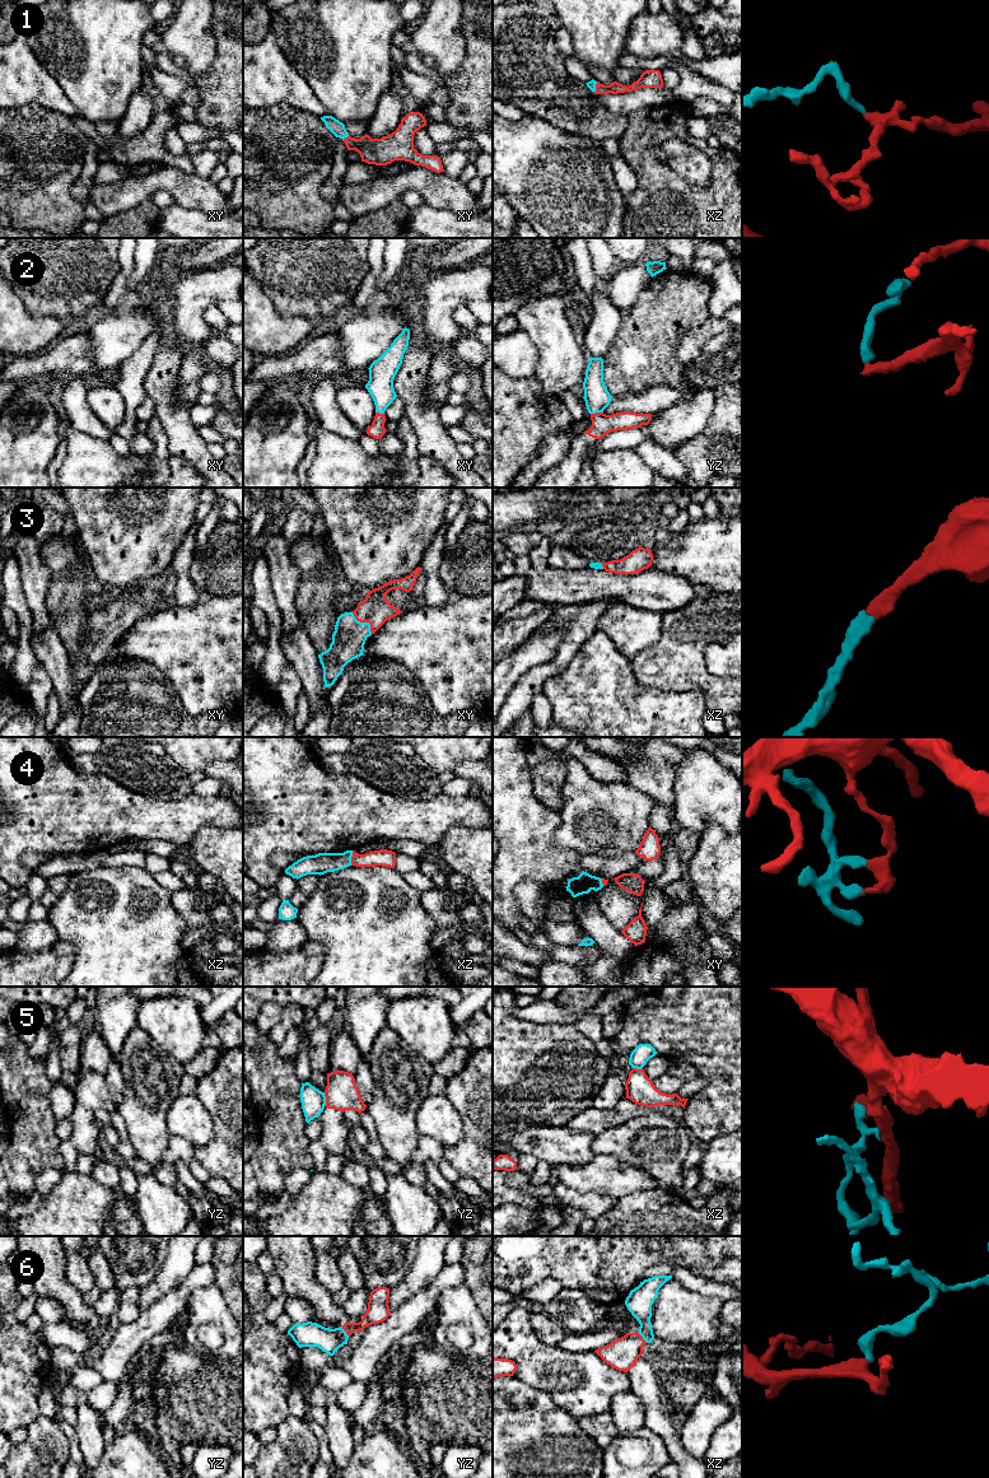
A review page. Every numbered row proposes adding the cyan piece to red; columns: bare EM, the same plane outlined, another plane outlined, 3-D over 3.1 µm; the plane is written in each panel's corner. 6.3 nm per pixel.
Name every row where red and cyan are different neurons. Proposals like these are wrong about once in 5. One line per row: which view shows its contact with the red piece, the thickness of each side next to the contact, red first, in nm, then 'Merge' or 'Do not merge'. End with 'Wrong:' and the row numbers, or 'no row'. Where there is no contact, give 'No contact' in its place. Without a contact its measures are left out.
1: Touches red in xy. Thickness 180 nm (red) against 90 nm. Merge
2: Touches red in yz. Thickness 140 nm (red) against 160 nm. Merge
3: Touches red in xy. Thickness 190 nm (red) against 200 nm. Merge
4: Touches red in xz. Thickness 110 nm (red) against 140 nm. Merge
5: Touches red in yz. Thickness 220 nm (red) against 150 nm. Do not merge
6: Touches red in yz. Thickness 140 nm (red) against 160 nm. Merge
Wrong: 5

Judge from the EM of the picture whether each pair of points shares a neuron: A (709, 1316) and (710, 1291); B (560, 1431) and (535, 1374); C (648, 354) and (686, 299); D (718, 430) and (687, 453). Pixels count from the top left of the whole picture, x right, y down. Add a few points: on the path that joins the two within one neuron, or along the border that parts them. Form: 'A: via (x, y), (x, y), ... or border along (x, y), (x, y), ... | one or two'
A: border along (682, 1286), (703, 1295), (718, 1296), (724, 1300) | two
B: border along (516, 1378), (545, 1392), (565, 1411) | two
C: via (648, 340), (672, 313) | one
D: via (709, 439), (705, 443), (693, 444) | one

